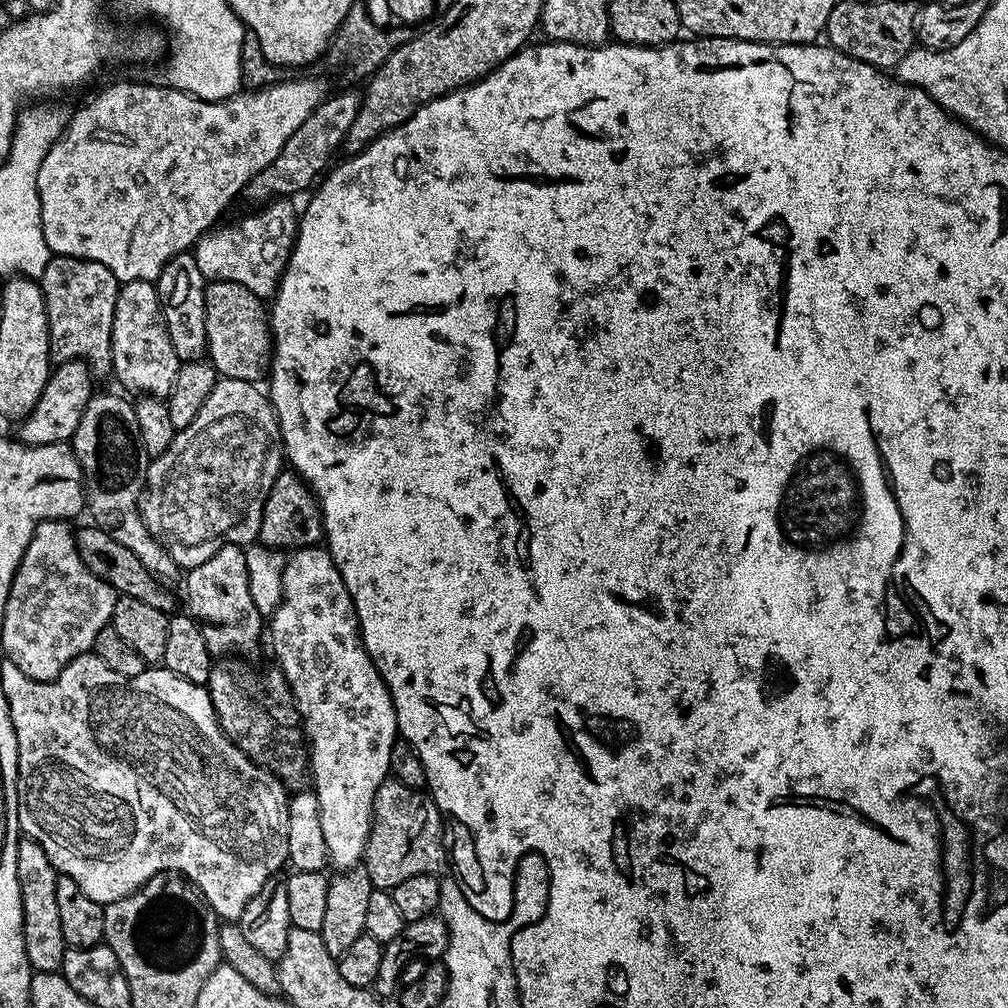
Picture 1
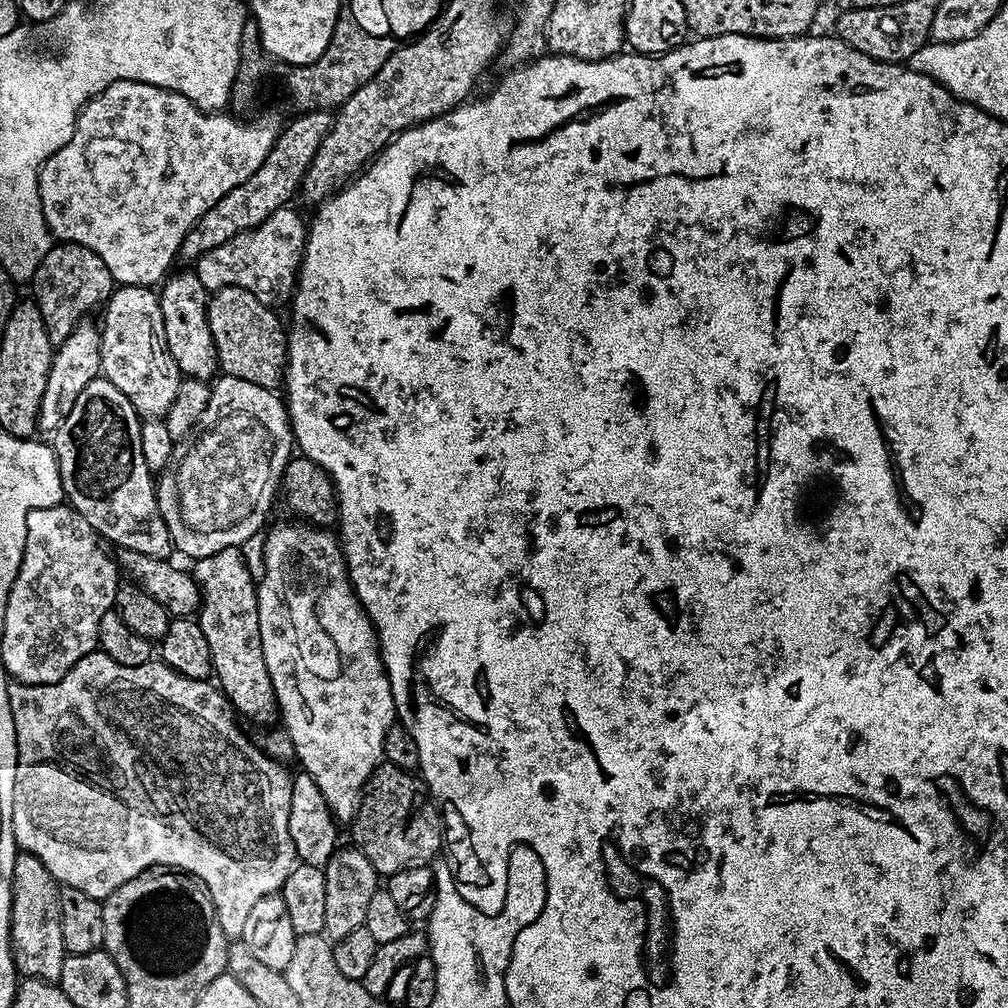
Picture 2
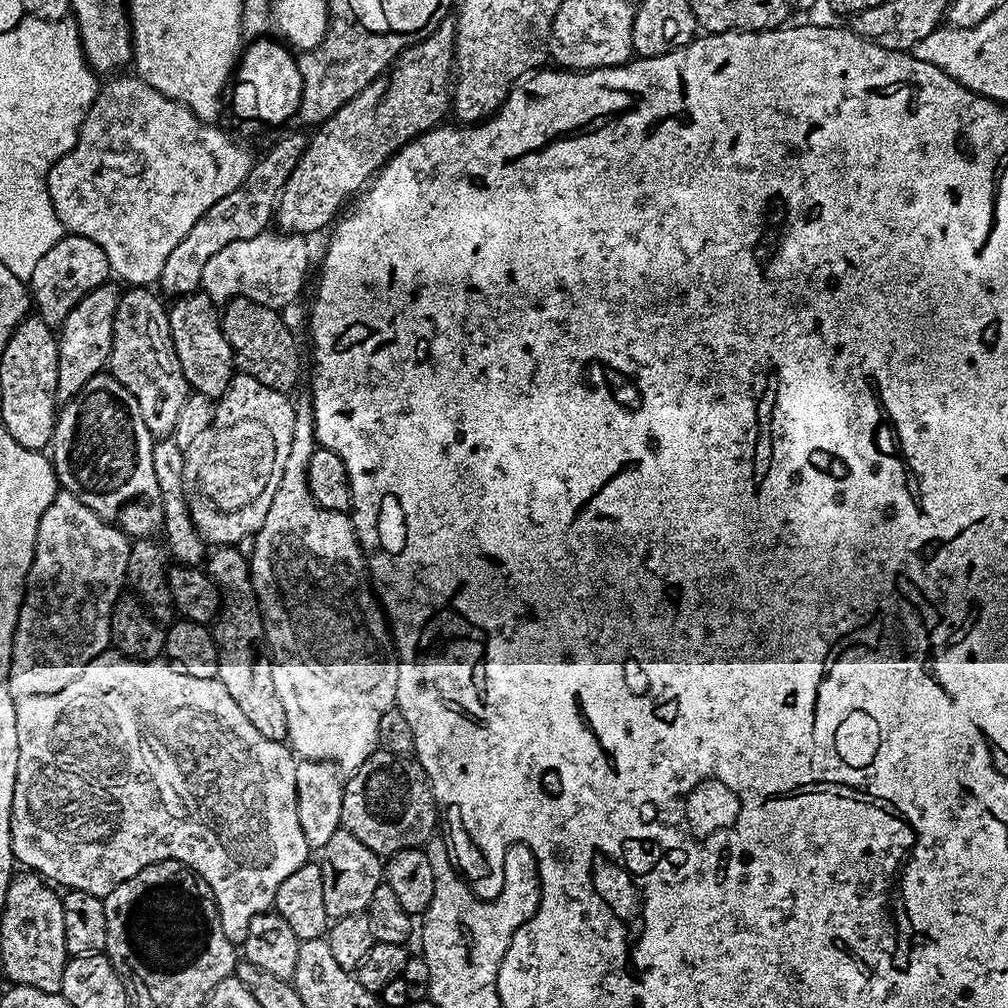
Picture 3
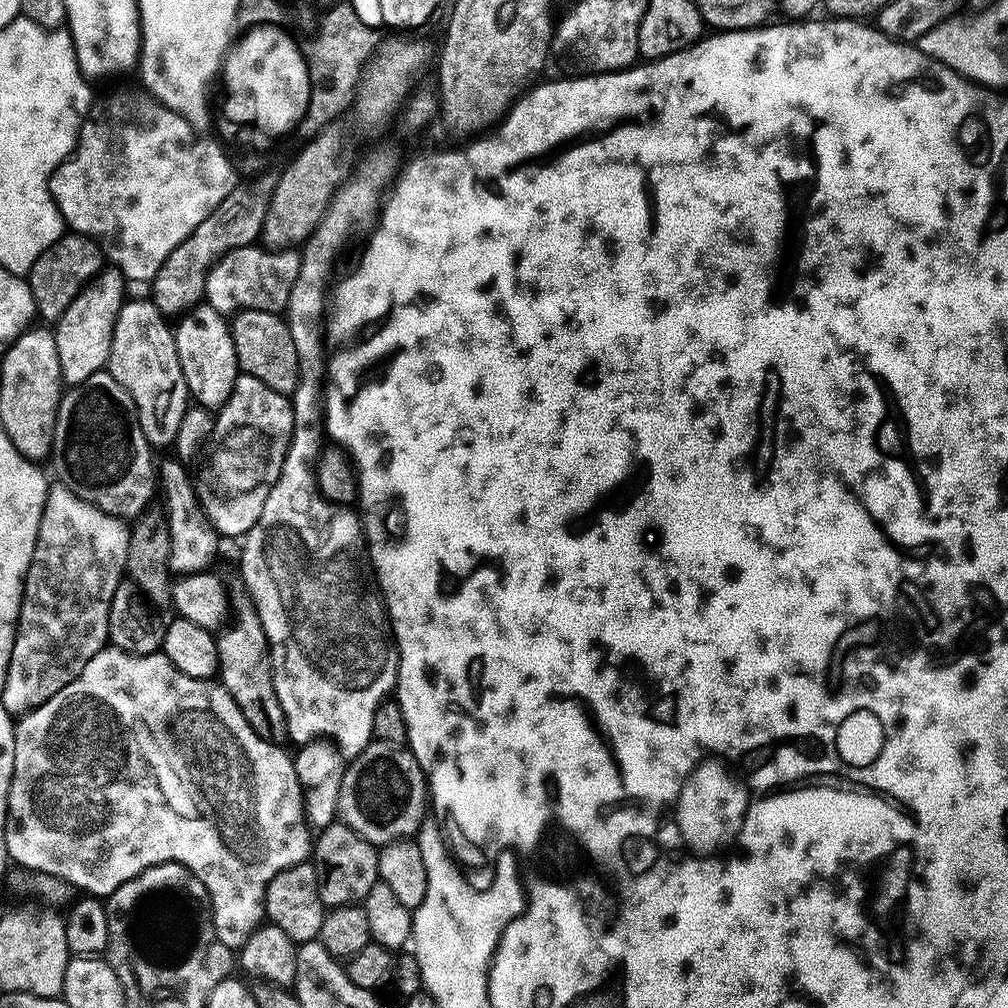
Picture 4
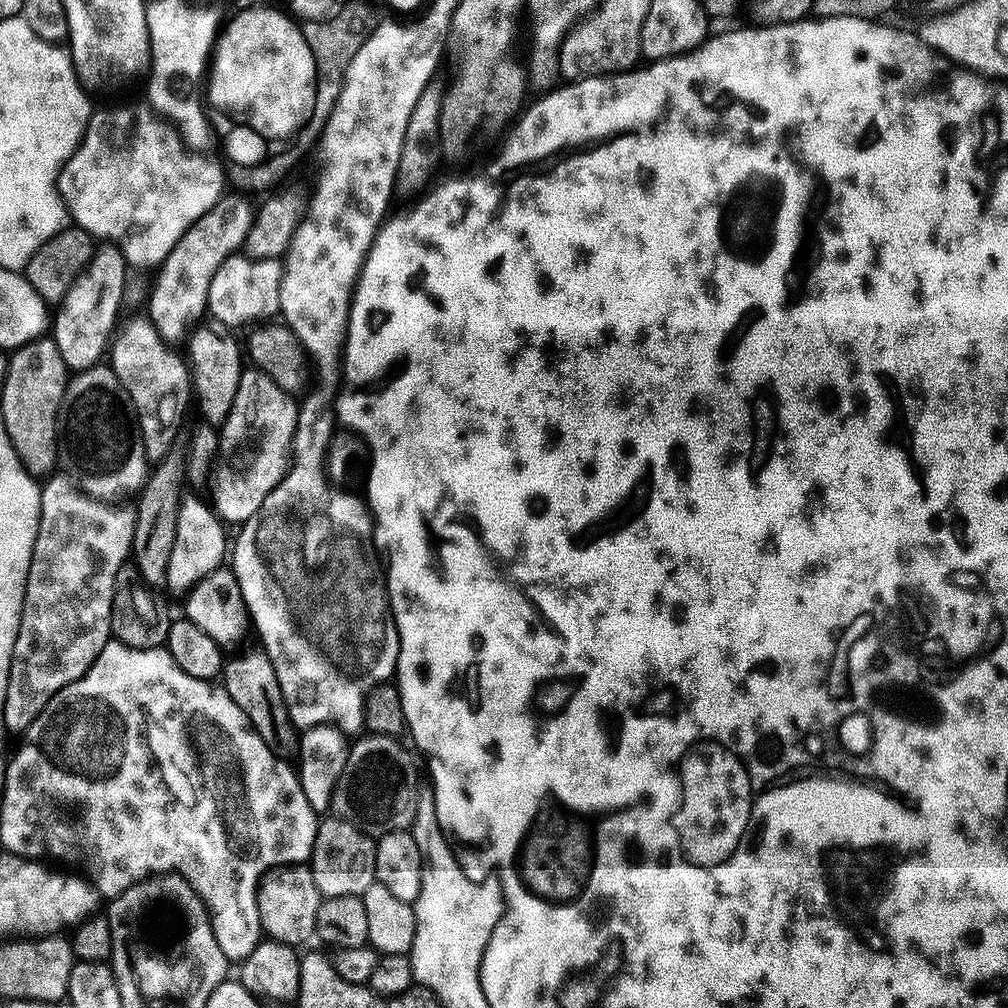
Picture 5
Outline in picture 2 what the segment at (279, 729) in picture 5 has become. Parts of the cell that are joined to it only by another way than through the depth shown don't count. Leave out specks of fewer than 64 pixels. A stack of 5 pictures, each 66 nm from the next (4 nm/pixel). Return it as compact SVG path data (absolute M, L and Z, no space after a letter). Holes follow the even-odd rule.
M223 548L209 556L199 557L190 571L192 579L196 581L202 593L202 603L198 609L198 623L202 634L206 634L206 642L210 646L212 655L212 670L215 683L224 693L227 703L241 717L253 720L256 724L272 724L281 719L280 705L276 703L276 692L270 682L270 674L266 670L266 662L262 654L262 634L258 622L258 602L256 594L258 591L257 581L252 580L252 572L248 569L246 561L240 557L241 549Z

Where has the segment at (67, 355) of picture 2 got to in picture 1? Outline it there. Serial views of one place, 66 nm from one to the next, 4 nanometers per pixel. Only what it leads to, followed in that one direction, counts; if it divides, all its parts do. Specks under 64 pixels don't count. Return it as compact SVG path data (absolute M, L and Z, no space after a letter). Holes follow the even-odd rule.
M71 360L65 364L55 365L34 410L19 421L19 443L31 445L63 444L71 441L74 430L78 430L82 410L87 406L88 399L94 395L92 383L94 383L92 369L83 360Z

